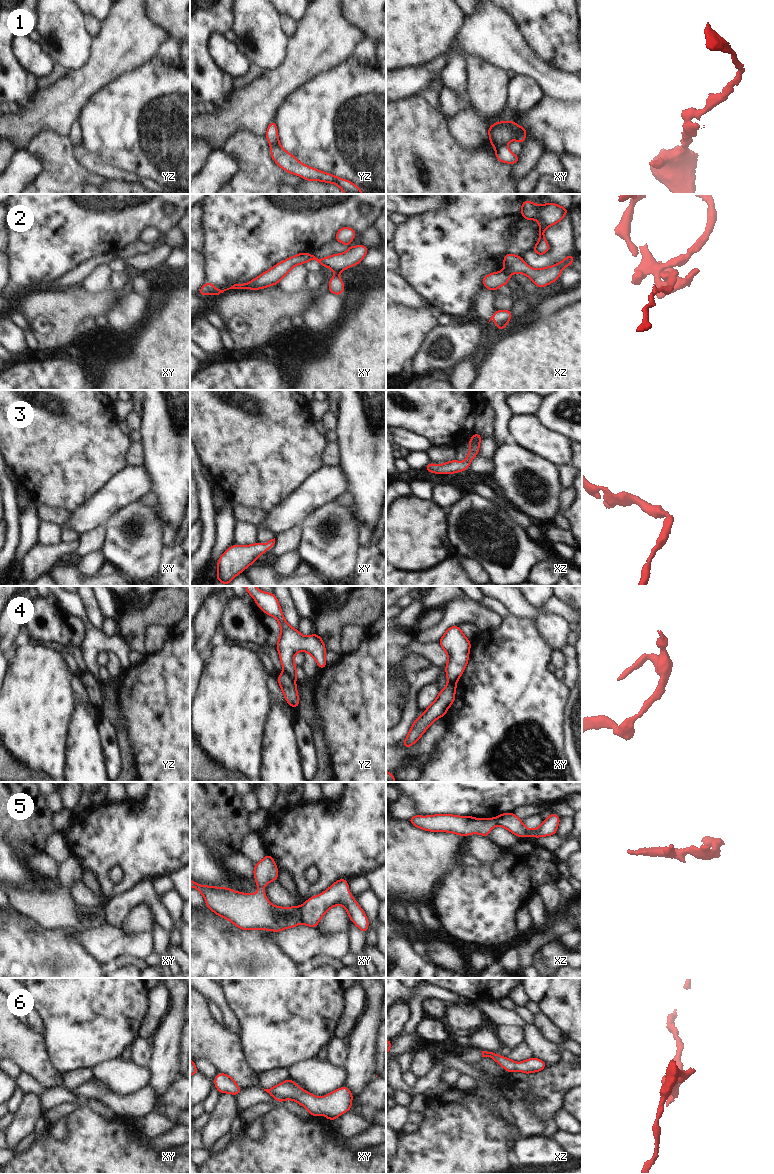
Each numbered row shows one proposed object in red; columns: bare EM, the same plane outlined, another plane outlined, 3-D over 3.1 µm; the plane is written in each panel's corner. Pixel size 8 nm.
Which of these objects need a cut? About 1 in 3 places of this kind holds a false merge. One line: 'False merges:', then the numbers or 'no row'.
False merges: 1, 2, 4, 5

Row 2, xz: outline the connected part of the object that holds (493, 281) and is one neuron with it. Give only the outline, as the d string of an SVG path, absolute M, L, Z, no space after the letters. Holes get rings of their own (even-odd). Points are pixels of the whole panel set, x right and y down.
M494 272L483 277L483 286L492 291L497 291L500 286L507 286L509 280L510 276L505 272Z

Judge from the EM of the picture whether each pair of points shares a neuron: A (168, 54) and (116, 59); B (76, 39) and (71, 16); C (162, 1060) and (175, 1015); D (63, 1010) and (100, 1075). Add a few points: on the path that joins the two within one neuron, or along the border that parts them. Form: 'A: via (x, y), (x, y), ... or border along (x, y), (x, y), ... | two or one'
A: border along (167, 35), (161, 42), (158, 52) | two
B: via (71, 33), (71, 22) | one
C: via (165, 1049), (165, 1039), (170, 1026) | one
D: border along (117, 1058), (99, 1061), (91, 1069) | two

